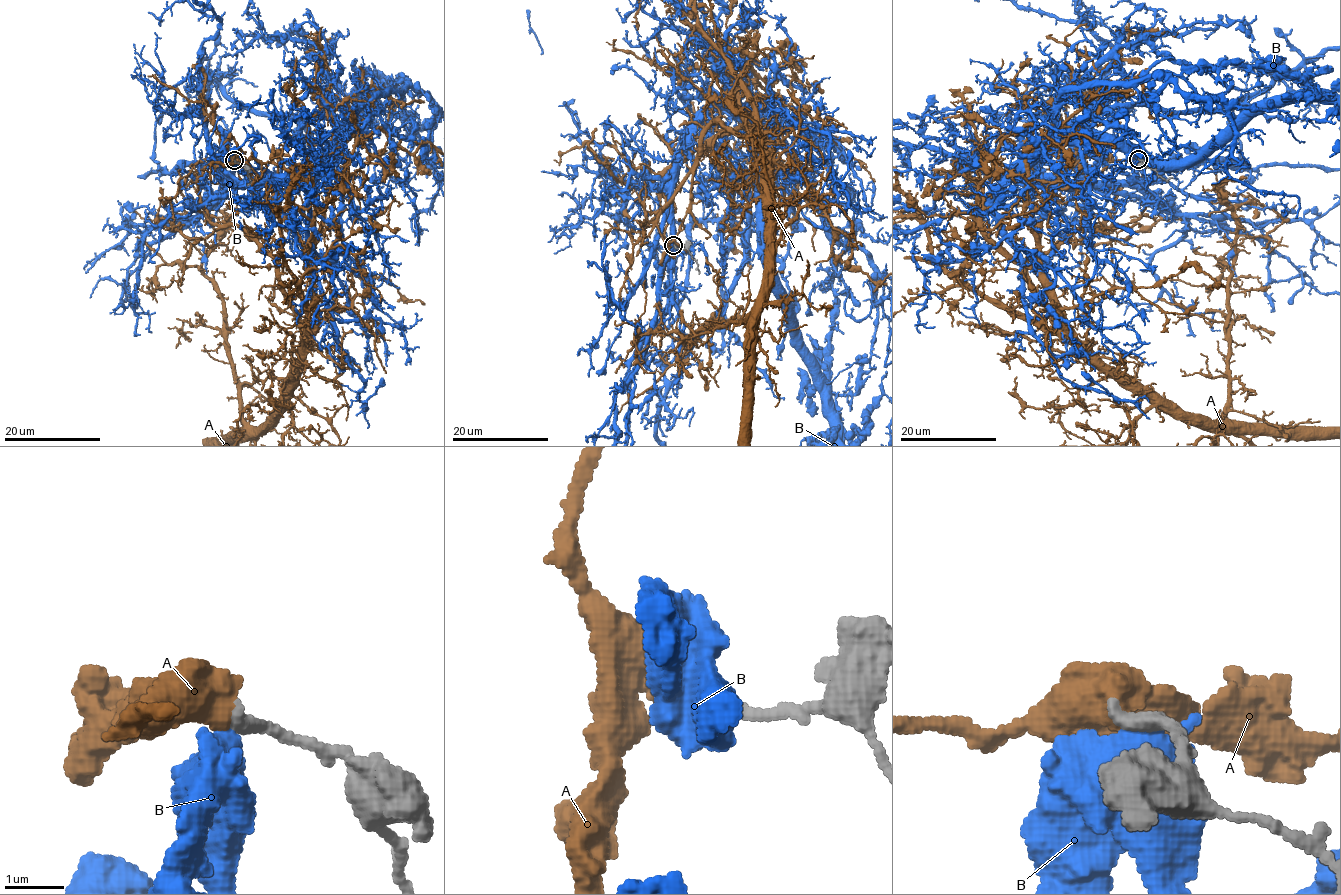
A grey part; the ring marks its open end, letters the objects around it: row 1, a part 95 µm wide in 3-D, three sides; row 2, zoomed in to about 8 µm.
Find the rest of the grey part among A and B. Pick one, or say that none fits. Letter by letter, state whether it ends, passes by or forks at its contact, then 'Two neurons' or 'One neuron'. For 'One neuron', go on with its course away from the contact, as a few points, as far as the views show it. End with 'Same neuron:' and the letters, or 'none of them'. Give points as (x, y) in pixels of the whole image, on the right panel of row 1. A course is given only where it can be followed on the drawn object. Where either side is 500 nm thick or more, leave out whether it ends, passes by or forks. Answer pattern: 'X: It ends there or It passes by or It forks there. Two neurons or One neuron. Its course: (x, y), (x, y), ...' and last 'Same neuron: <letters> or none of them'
A: One neuron
B: Two neurons
Same neuron: A

